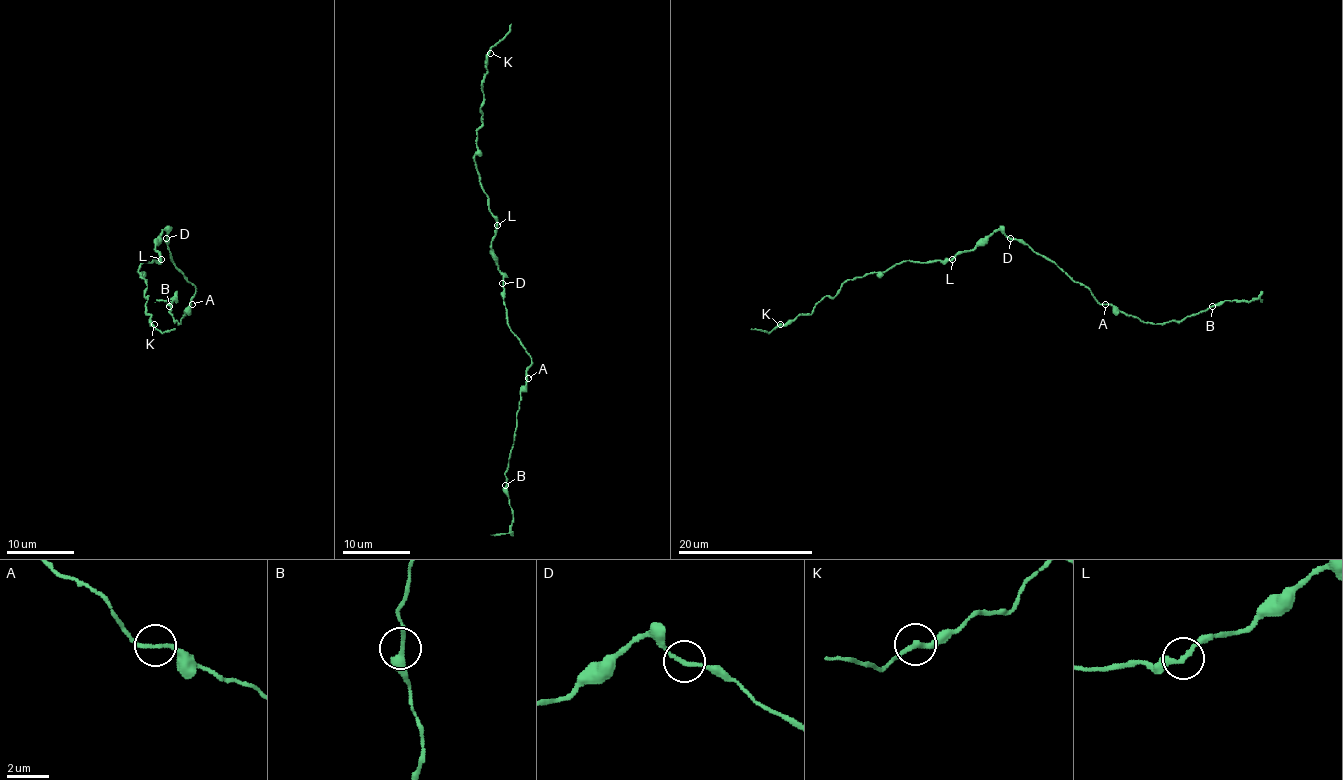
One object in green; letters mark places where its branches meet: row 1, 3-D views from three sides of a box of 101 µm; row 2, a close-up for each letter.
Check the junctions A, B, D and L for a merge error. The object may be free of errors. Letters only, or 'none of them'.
none of them

